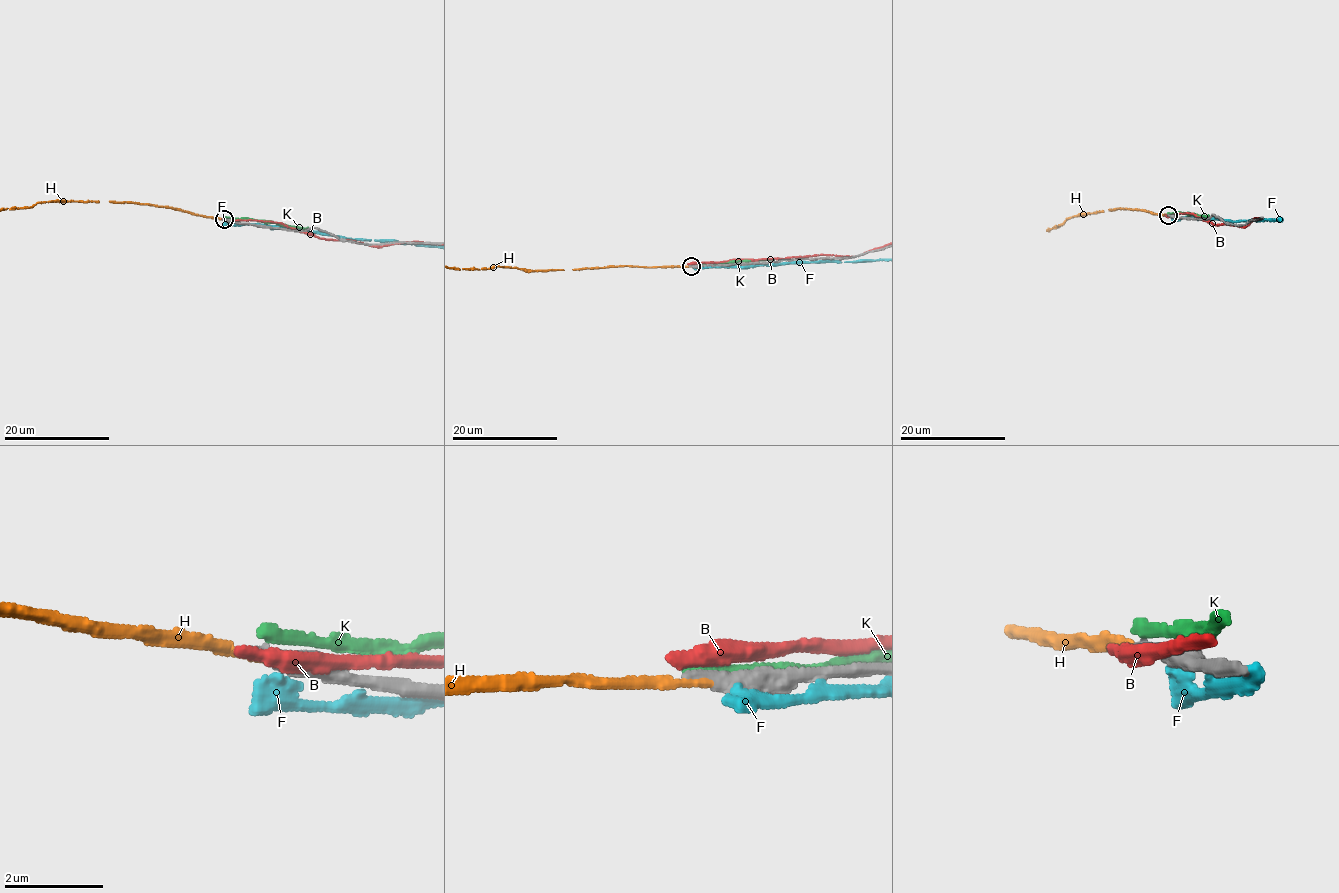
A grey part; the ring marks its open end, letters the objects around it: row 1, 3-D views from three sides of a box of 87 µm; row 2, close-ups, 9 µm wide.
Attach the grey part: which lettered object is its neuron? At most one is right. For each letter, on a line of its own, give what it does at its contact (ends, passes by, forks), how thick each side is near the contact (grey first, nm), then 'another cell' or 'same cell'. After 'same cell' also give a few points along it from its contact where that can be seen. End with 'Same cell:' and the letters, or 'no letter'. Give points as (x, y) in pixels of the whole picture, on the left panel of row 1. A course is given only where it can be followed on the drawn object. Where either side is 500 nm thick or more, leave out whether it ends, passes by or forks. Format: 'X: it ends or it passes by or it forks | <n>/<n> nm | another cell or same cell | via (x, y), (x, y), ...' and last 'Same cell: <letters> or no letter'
B: it ends | 360/460 nm | another cell
F: it ends | 400/360 nm | another cell
H: it ends | 380/160 nm | same cell
K: 500/280 nm | another cell
Same cell: H

